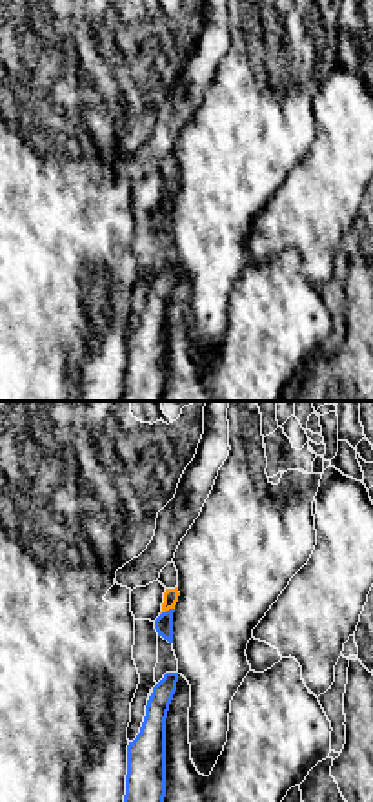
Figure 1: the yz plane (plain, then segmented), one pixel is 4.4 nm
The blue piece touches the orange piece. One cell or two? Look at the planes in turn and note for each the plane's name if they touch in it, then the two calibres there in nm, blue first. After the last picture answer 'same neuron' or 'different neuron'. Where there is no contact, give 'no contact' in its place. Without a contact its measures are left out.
yz | 80/60 nm

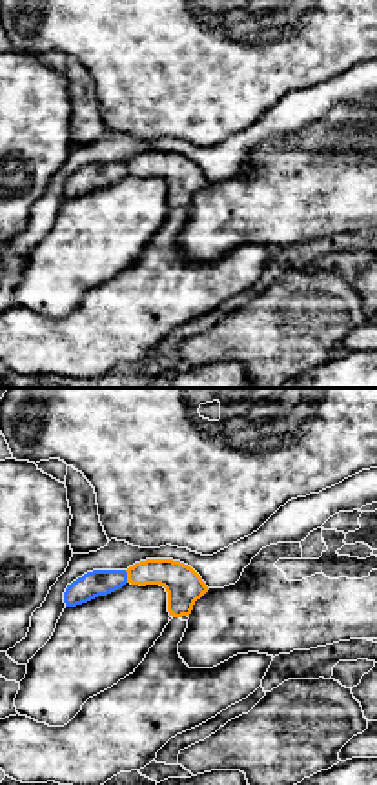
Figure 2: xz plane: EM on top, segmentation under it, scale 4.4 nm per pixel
xz | 120/160 nm

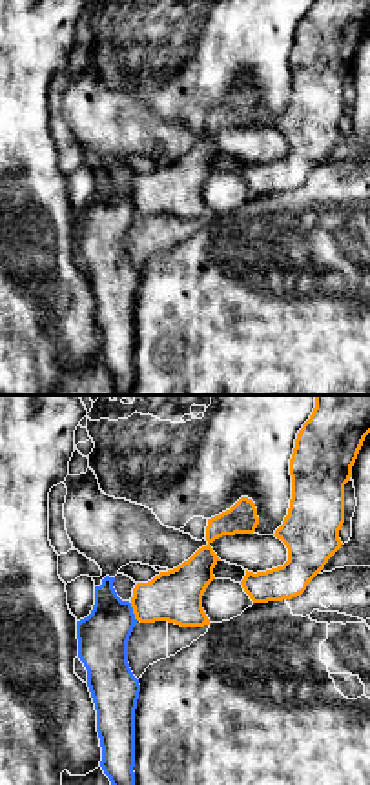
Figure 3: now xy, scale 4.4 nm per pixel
xy | 220/240 nm

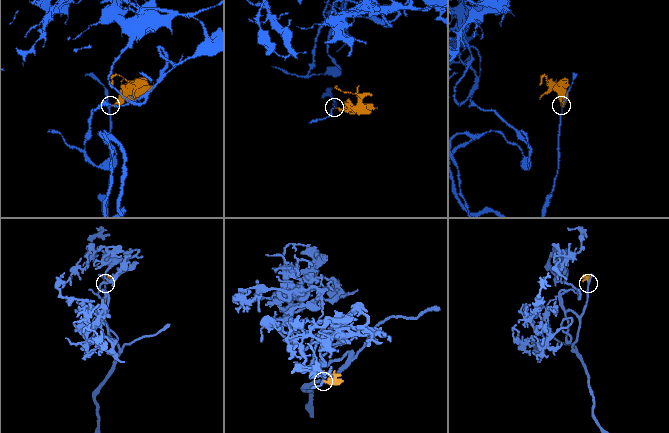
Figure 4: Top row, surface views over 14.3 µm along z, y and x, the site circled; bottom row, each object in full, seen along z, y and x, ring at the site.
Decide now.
different neuron

